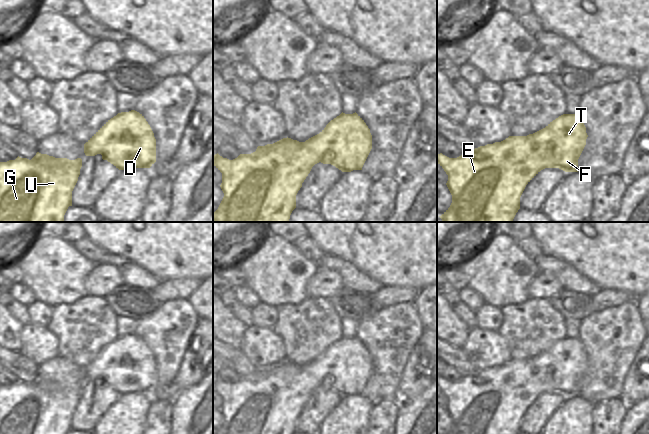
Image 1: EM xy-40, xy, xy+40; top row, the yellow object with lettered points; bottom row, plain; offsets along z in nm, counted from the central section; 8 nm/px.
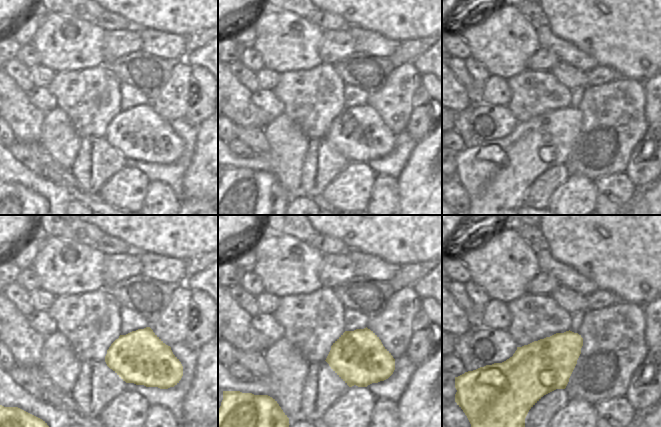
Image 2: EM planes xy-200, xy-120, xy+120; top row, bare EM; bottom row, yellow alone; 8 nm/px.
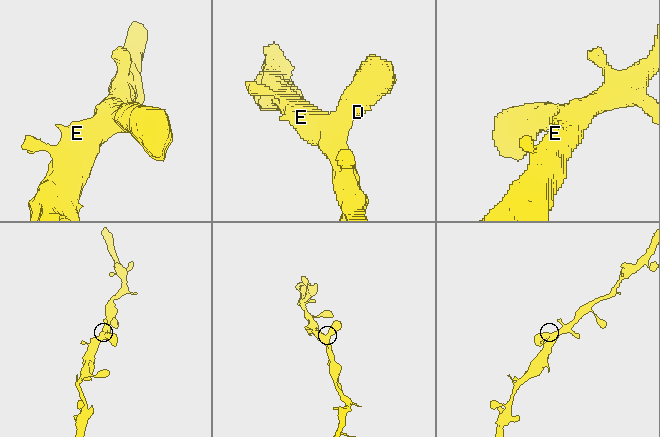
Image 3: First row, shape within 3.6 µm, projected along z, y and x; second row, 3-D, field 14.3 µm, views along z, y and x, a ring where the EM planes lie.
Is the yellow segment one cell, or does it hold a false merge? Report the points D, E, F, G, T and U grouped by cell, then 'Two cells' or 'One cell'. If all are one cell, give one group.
Groups: D E F G T U. One cell

